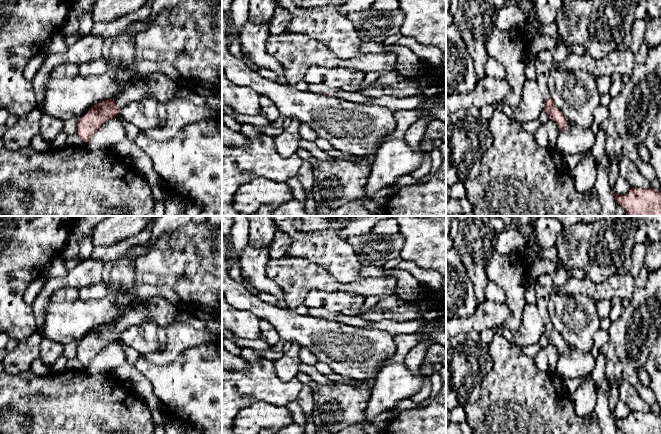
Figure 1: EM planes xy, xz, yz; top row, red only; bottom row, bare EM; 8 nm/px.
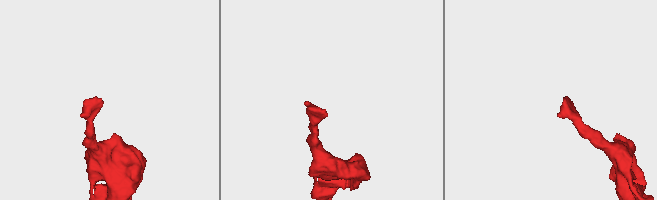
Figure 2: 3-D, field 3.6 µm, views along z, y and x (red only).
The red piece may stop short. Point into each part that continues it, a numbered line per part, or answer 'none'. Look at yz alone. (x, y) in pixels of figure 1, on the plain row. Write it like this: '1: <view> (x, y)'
1: yz (544, 288)

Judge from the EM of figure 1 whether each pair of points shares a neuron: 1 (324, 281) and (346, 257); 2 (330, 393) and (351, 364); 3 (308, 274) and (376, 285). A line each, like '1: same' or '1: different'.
1: different
2: different
3: same

